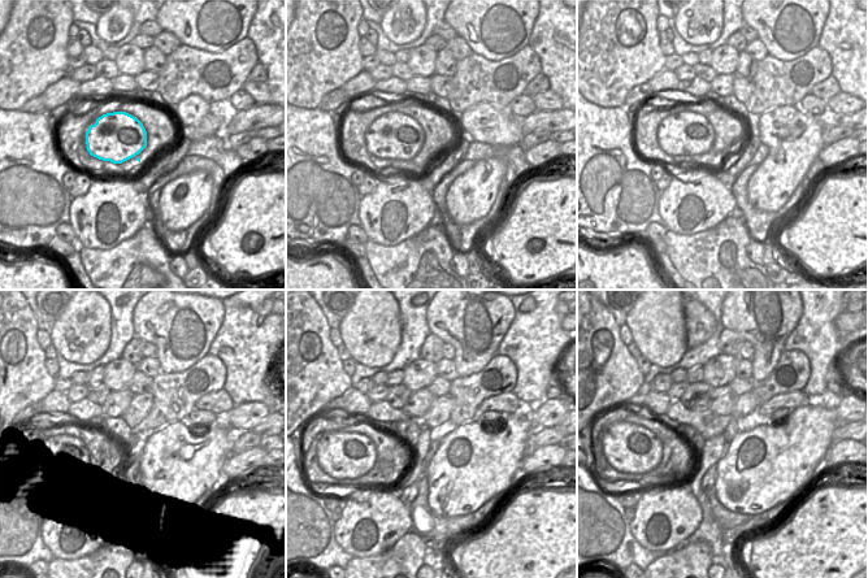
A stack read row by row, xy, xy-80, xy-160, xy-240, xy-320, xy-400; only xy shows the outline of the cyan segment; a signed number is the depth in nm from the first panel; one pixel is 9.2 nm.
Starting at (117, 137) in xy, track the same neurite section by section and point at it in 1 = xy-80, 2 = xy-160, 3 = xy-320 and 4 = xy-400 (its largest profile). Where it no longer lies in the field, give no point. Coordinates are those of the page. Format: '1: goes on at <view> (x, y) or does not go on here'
1: goes on at xy-80 (402, 138)
2: goes on at xy-160 (694, 135)
3: goes on at xy-320 (348, 456)
4: goes on at xy-400 (632, 448)

